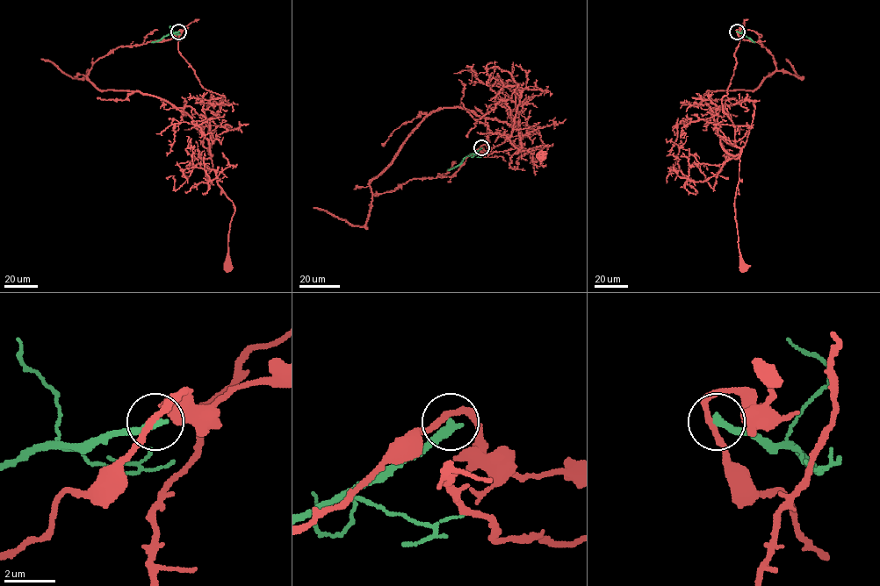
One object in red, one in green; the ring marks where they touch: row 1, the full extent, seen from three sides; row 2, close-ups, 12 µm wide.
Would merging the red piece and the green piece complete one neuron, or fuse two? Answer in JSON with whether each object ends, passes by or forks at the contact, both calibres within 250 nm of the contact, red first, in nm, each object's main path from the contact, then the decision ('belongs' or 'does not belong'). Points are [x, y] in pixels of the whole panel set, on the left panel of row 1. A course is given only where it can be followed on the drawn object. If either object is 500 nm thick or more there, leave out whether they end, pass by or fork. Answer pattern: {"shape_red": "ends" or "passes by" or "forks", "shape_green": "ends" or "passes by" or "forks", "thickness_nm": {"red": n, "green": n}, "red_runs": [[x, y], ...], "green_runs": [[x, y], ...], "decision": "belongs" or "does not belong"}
{"shape_red": "passes by", "shape_green": "ends", "thickness_nm": {"red": 240, "green": 320}, "red_runs": [[178, 32], [113, 49], [87, 77], [100, 90], [168, 101], [208, 141], [217, 184], [234, 207], [228, 268]], "green_runs": [[178, 32], [151, 42]], "decision": "does not belong"}

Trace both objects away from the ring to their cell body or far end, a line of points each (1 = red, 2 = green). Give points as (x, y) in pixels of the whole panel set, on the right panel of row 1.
1: (736, 32), (760, 40), (776, 68), (753, 90), (703, 95), (721, 146), (739, 155), (734, 207), (744, 268)
2: (737, 32), (755, 42)

